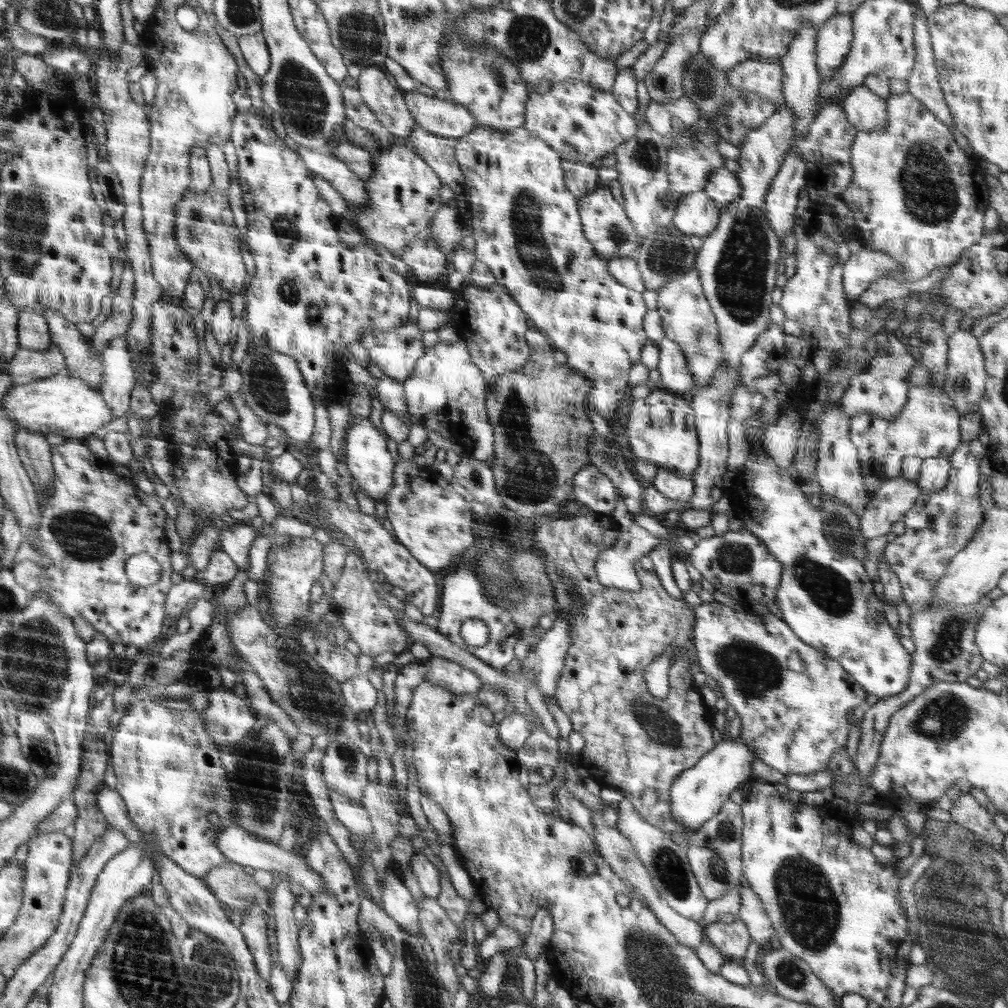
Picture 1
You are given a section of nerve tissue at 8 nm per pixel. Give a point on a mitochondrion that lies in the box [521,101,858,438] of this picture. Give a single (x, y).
(740, 273)

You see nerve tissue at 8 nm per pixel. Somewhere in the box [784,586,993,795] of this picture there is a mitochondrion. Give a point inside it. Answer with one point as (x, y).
(946, 718)

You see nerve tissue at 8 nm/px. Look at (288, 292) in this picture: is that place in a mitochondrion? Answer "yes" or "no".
yes

